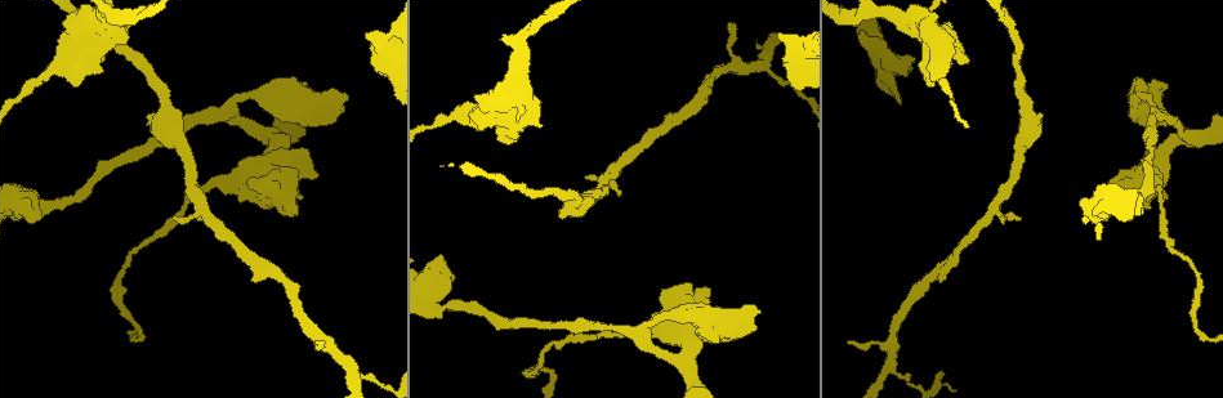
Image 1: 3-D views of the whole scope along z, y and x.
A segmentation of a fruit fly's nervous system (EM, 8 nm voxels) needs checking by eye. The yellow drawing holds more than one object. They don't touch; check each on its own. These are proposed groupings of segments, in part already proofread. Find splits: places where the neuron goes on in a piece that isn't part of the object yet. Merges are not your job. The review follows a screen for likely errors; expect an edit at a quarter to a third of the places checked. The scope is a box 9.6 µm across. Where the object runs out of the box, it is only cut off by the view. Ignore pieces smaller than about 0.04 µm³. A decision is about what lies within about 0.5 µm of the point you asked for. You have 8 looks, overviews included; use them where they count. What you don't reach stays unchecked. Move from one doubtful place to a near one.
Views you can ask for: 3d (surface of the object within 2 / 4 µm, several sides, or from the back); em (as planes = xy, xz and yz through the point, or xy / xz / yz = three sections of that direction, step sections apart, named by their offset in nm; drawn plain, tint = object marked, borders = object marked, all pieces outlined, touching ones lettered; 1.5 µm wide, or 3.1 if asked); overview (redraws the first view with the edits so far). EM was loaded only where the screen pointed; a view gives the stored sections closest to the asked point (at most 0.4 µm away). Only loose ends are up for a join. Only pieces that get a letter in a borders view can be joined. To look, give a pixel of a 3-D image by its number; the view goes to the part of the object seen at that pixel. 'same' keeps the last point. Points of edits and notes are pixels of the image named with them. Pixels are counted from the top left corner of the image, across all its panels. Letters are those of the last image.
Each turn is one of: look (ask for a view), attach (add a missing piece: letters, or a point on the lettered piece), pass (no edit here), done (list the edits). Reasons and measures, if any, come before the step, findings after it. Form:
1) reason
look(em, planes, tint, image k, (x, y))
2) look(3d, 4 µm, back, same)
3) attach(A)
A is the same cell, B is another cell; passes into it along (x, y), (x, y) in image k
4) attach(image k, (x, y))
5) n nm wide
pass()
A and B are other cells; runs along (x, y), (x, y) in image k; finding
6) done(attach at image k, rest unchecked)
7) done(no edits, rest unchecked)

an open end
look(3d, 4 µm, image 1, (778, 33))

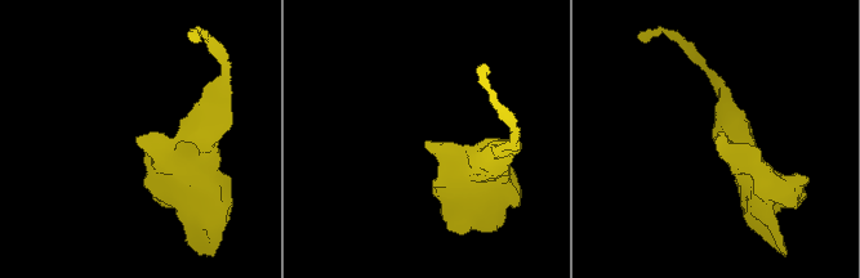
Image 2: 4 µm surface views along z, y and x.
now the EM
look(em, planes, borders, image 2, (428, 140))

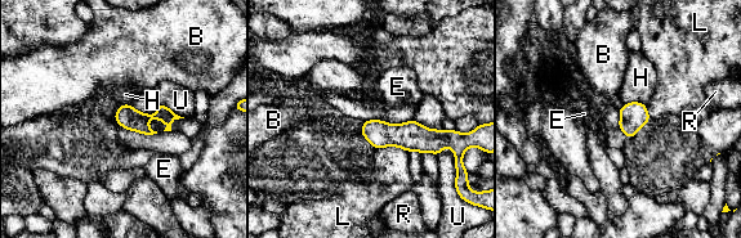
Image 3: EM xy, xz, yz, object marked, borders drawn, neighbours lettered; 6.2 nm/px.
pass()
B, E, H, L, R and U are other cells; runs along (365, 128), (379, 134), (446, 138) in image 3; none of them fits

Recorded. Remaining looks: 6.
an open end
look(em, planes, tint, image 1, (316, 340))

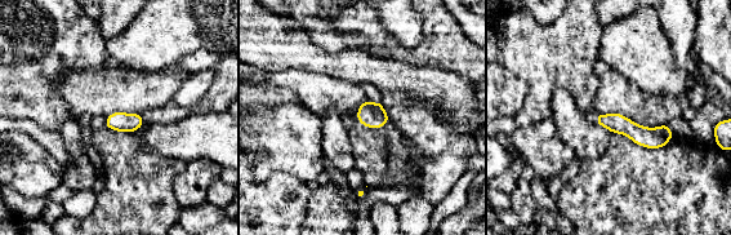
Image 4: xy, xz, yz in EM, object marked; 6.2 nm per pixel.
look(em, planes, borders, same)

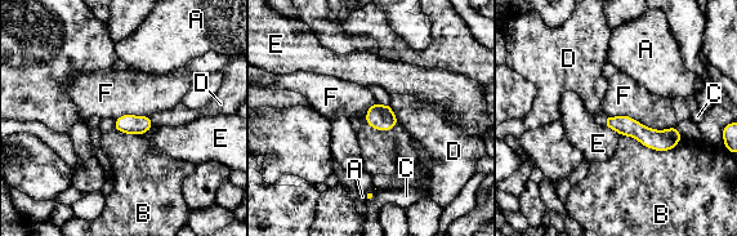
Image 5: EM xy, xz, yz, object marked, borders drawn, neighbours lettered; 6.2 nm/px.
120 nm wide
pass()
A, B, C, D, E and F are other cells; border along (607, 115), (655, 129), (674, 127) in image 5; no lettered piece goes on from it

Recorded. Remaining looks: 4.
an open end
look(em, planes, borders, image 1, (621, 193))

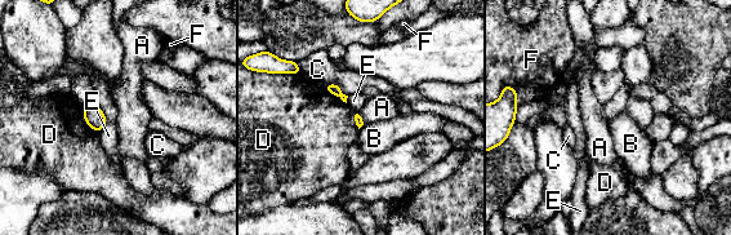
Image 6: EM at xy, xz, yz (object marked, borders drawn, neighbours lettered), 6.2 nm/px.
pass()
A, B, C, D, E and F are other cells; border along (364, 124), (359, 128) in image 6; none of them fits

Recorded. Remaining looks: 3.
done(no edits, rest unchecked)

